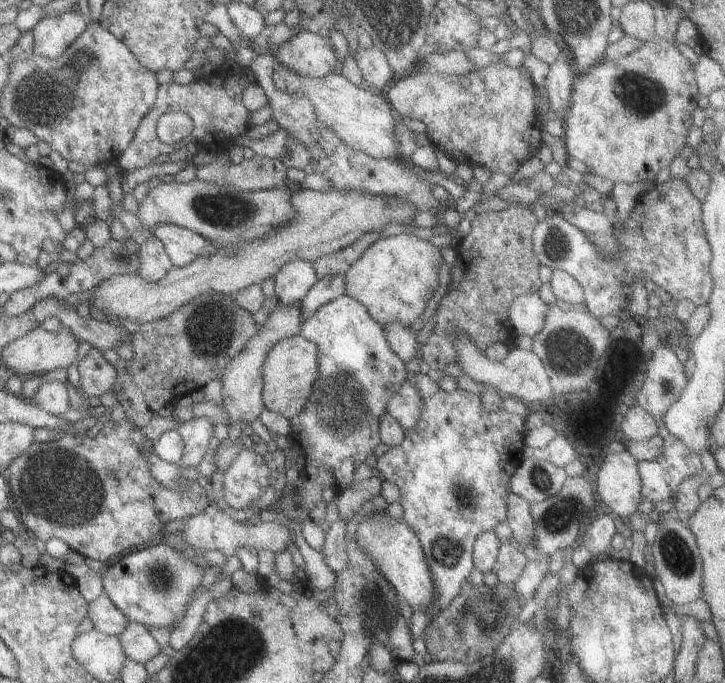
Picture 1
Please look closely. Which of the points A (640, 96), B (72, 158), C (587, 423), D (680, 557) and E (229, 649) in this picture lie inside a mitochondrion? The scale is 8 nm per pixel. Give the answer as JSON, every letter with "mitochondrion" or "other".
{"A":"mitochondrion","B":"other","C":"other","D":"mitochondrion","E":"mitochondrion"}

